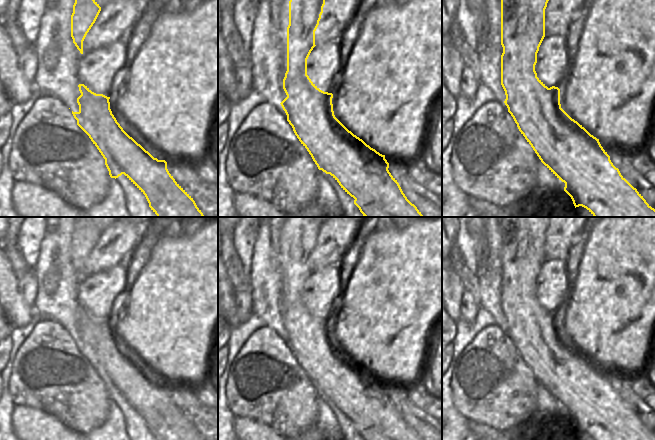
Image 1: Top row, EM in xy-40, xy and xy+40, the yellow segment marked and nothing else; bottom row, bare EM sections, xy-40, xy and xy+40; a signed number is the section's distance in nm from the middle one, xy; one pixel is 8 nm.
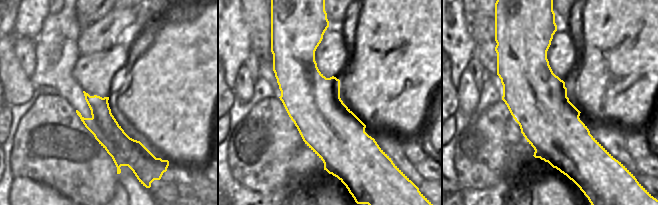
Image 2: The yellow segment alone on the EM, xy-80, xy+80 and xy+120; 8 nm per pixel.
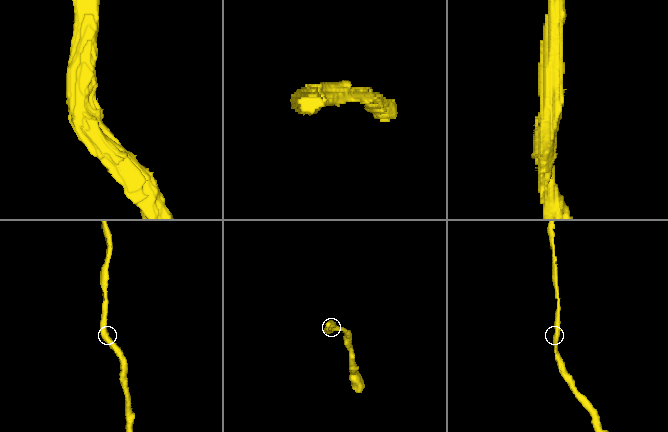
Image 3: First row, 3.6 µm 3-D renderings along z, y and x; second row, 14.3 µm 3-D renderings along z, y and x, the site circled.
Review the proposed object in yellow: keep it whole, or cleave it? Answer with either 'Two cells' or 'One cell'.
One cell.

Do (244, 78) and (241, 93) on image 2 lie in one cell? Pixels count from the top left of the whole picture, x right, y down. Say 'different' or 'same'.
same

